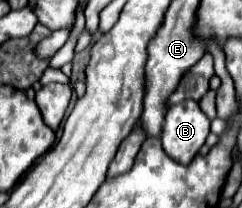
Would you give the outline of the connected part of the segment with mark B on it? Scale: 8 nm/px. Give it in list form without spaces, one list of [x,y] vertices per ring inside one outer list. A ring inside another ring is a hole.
[[[194,99],[170,107],[164,119],[162,145],[178,163],[188,165],[210,135],[210,119]]]

